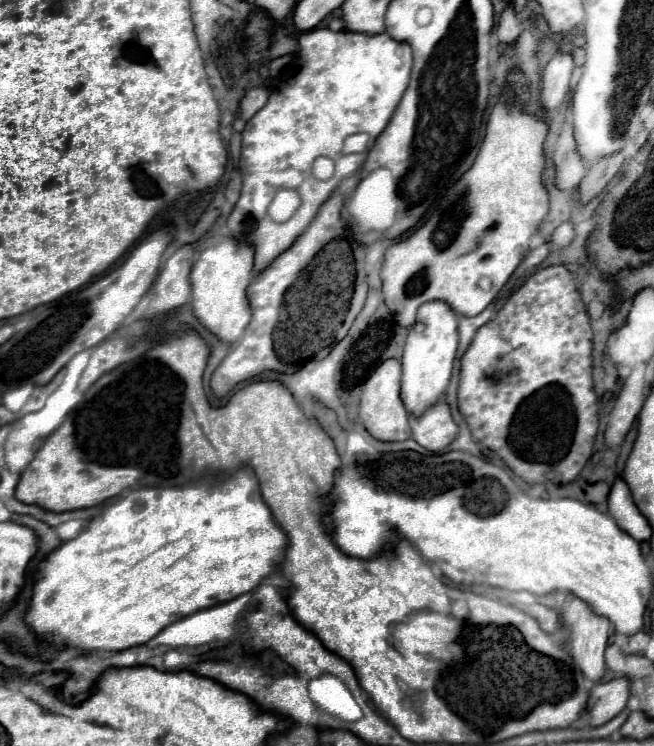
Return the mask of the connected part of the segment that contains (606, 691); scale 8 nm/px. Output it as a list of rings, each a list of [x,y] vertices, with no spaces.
[[[614,677],[606,683],[596,683],[590,691],[588,715],[592,717],[592,727],[602,725],[616,717],[628,701],[628,677]]]

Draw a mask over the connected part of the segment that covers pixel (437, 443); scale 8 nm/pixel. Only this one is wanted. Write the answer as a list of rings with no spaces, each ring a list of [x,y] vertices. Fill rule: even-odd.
[[[444,401],[432,405],[432,409],[426,409],[420,417],[410,415],[410,429],[414,441],[434,453],[440,453],[458,435],[458,425],[454,423],[448,403]]]

